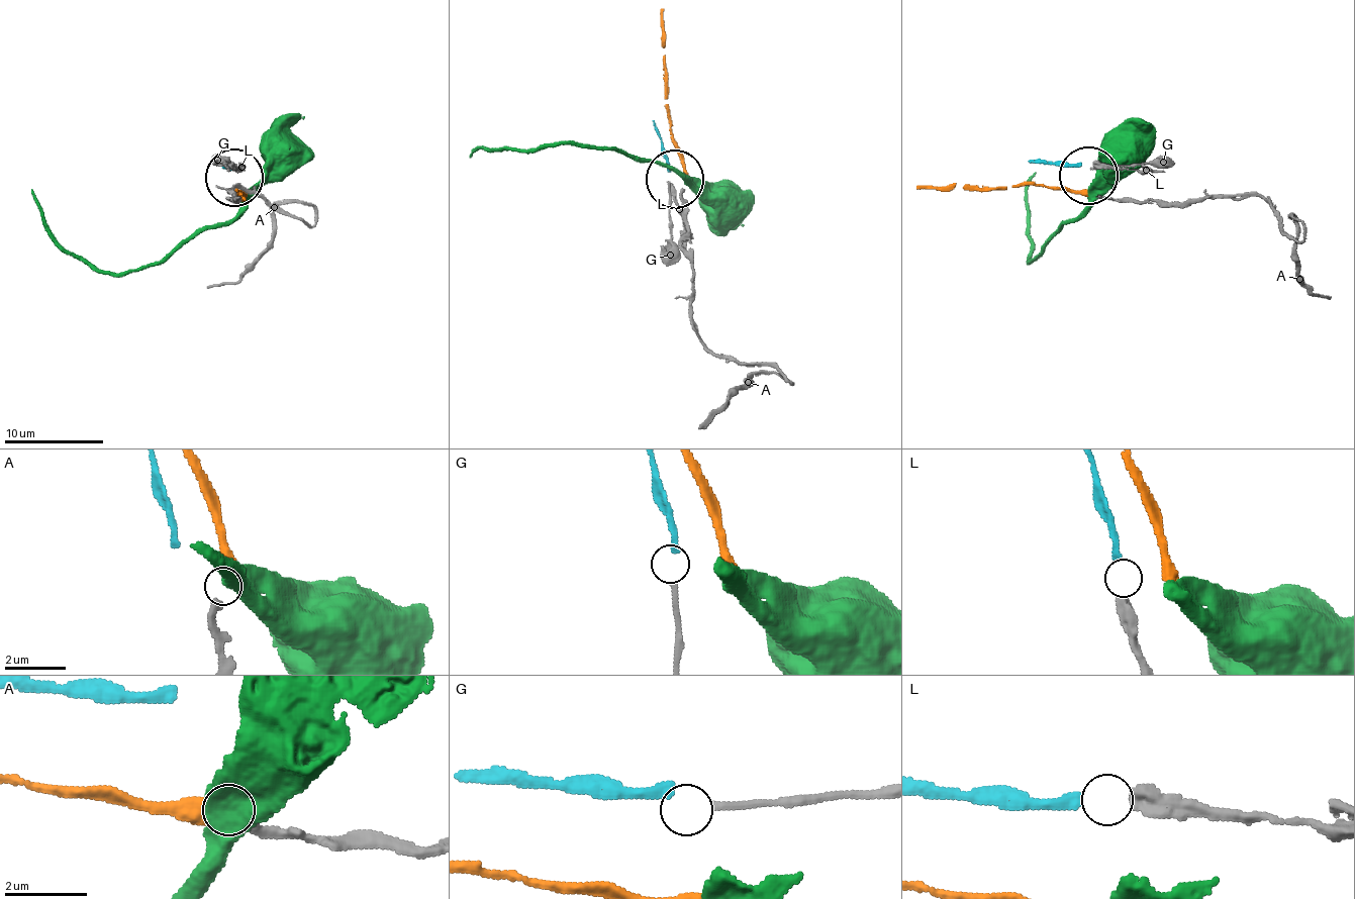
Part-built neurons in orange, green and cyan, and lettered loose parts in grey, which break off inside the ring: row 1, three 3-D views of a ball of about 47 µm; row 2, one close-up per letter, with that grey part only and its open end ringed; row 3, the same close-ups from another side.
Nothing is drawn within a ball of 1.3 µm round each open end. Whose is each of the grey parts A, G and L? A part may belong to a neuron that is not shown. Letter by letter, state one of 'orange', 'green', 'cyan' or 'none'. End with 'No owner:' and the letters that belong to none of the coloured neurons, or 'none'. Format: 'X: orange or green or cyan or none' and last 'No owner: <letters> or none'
A: orange
G: none
L: cyan
No owner: G

